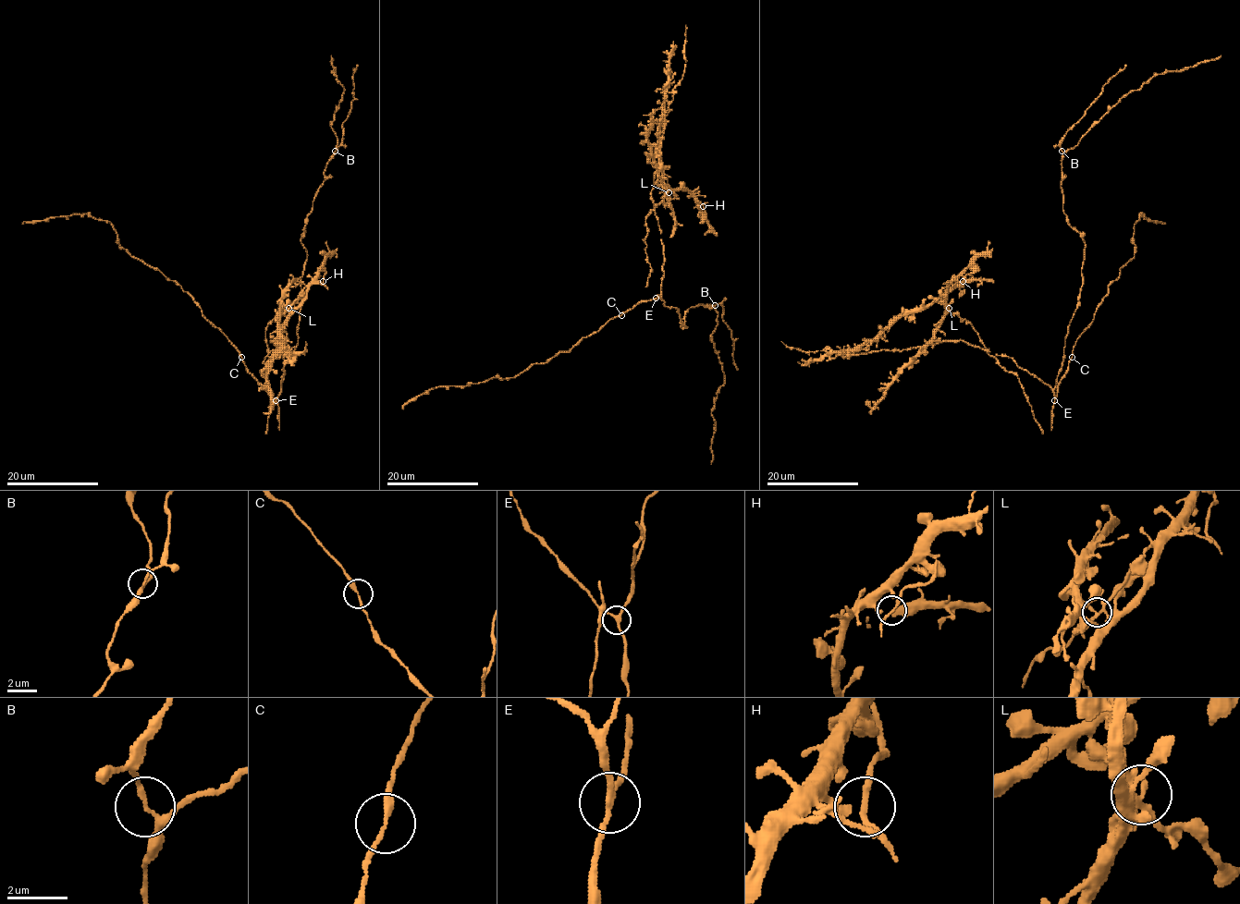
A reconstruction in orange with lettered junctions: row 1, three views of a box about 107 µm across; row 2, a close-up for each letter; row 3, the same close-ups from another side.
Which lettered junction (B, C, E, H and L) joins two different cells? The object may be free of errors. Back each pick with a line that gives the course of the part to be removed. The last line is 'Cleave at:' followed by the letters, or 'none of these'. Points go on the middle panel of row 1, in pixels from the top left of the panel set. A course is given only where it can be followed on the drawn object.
Cleave at: none of these

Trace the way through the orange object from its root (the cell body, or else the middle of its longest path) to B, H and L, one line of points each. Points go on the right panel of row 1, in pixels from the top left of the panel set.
B: (1063, 350), (1065, 336), (1082, 285), (1085, 243), (1082, 237), (1070, 225), (1062, 210), (1061, 152)
H: (1063, 350), (1051, 388), (1011, 358), (961, 340), (935, 340), (946, 288), (963, 281)
L: (1063, 350), (1061, 370), (1051, 388), (1011, 358), (961, 340), (935, 340), (937, 326), (949, 308)

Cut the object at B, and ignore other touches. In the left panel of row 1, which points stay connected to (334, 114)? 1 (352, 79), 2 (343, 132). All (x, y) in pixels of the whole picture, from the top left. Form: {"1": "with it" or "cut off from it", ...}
{"1": "cut off from it", "2": "cut off from it"}

